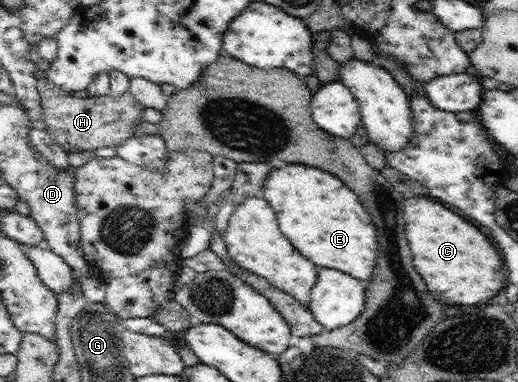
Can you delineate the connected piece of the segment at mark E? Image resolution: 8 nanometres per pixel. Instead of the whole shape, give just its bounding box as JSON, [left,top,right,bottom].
[264,164,379,284]

